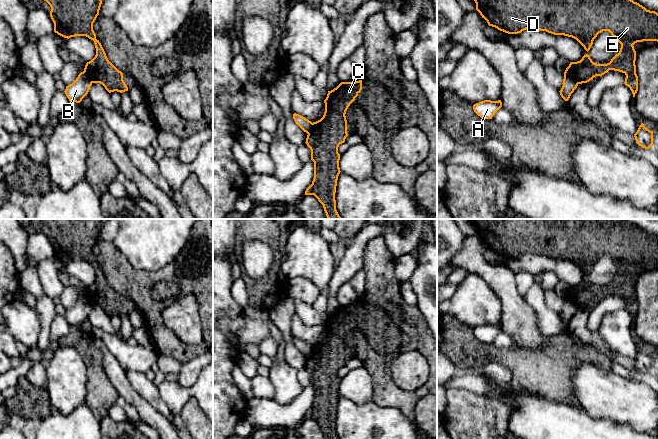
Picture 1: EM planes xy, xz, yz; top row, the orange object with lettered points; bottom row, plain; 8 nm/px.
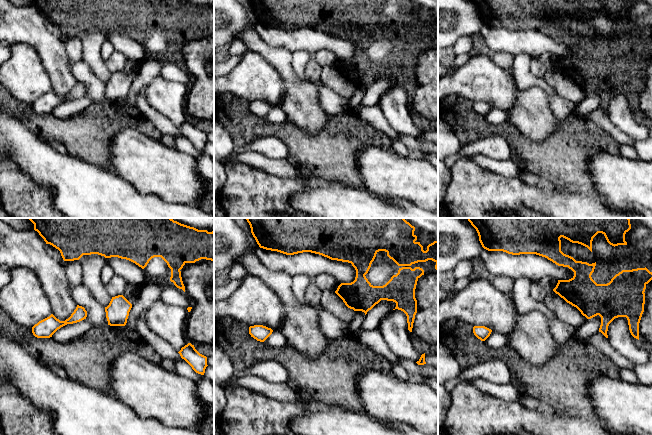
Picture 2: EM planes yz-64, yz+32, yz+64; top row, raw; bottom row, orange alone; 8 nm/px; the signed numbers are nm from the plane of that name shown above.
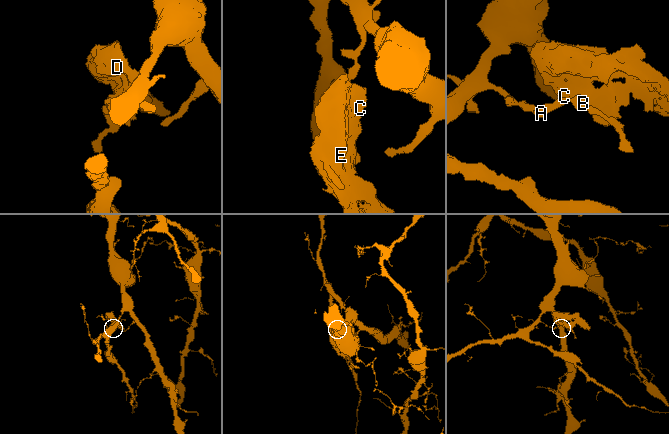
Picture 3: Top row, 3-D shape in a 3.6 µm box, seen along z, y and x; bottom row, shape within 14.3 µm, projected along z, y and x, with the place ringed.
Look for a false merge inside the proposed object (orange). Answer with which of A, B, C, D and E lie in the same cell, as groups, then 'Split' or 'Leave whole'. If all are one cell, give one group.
Groups: A B / C D E. Split

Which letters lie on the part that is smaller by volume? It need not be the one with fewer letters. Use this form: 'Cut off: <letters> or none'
Cut off: C, D, E

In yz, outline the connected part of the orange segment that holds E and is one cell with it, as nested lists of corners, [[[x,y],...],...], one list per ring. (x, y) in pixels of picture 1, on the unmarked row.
[[[470,219],[476,227],[476,234],[489,250],[508,258],[518,258],[526,253],[538,253],[554,259],[576,263],[588,276],[597,259],[609,255],[621,268],[618,278],[609,287],[597,288],[588,278],[580,285],[570,286],[564,298],[572,300],[578,308],[587,307],[609,294],[626,299],[624,308],[630,312],[633,321],[638,315],[636,298],[636,275],[634,268],[643,265],[658,266],[658,237],[647,234],[626,219]]]

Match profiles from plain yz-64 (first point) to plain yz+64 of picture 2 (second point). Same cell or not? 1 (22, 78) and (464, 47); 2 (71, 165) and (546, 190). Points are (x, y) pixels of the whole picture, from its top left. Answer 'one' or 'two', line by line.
1: two
2: one

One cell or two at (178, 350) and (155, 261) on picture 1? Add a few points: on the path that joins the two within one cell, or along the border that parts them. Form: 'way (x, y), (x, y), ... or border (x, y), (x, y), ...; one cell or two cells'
border (177, 256), (164, 266), (153, 271), (134, 268); two cells

